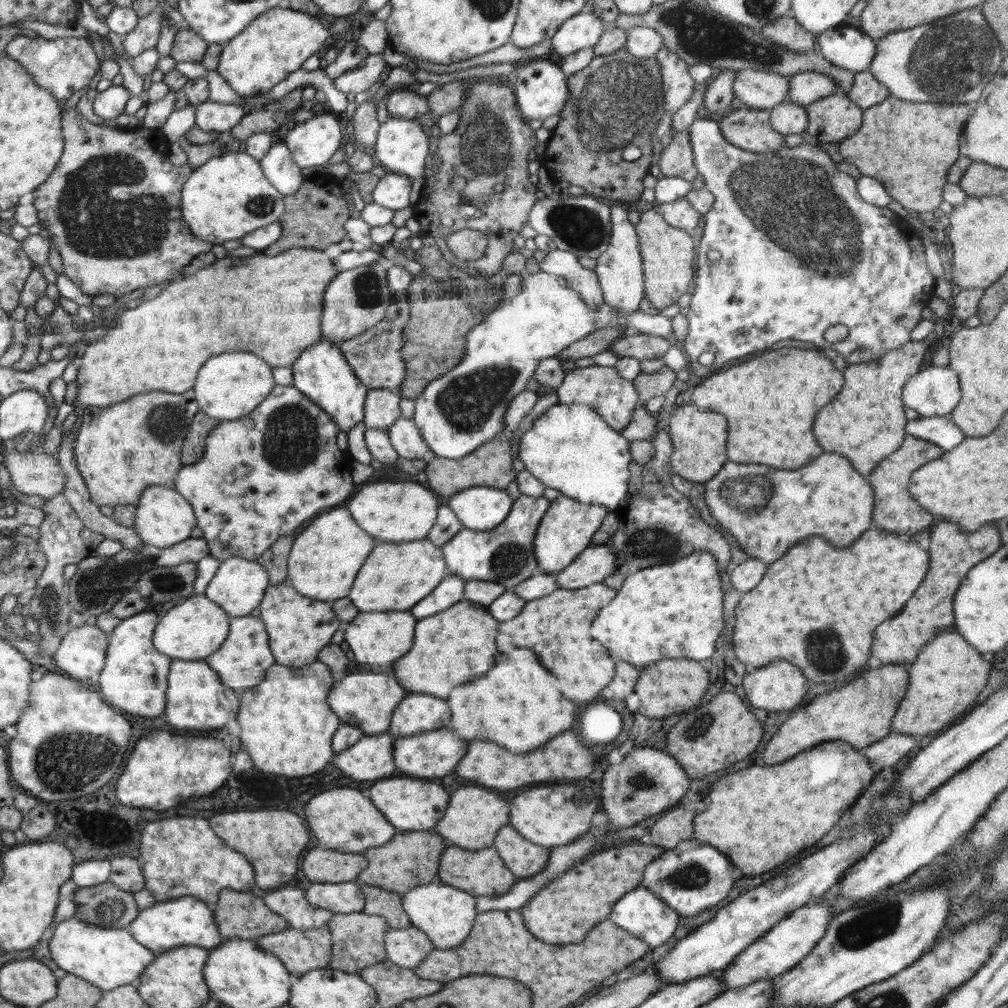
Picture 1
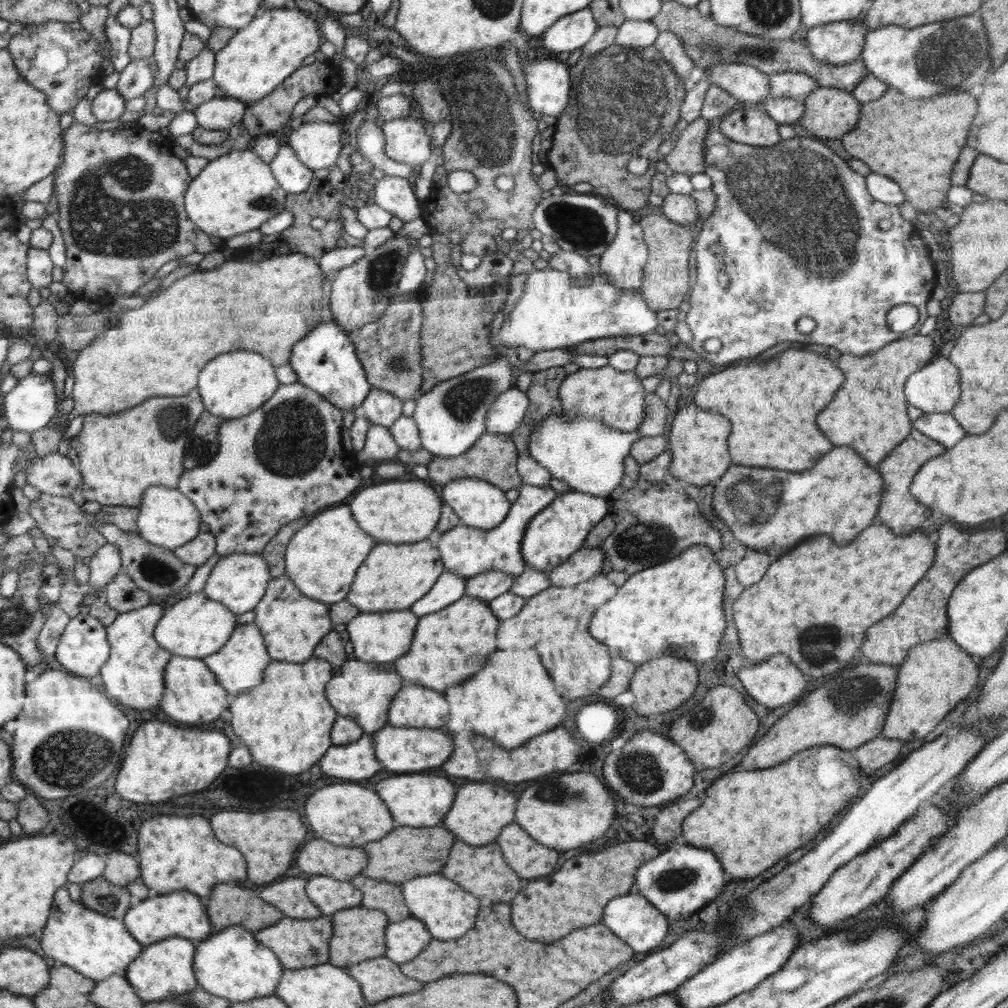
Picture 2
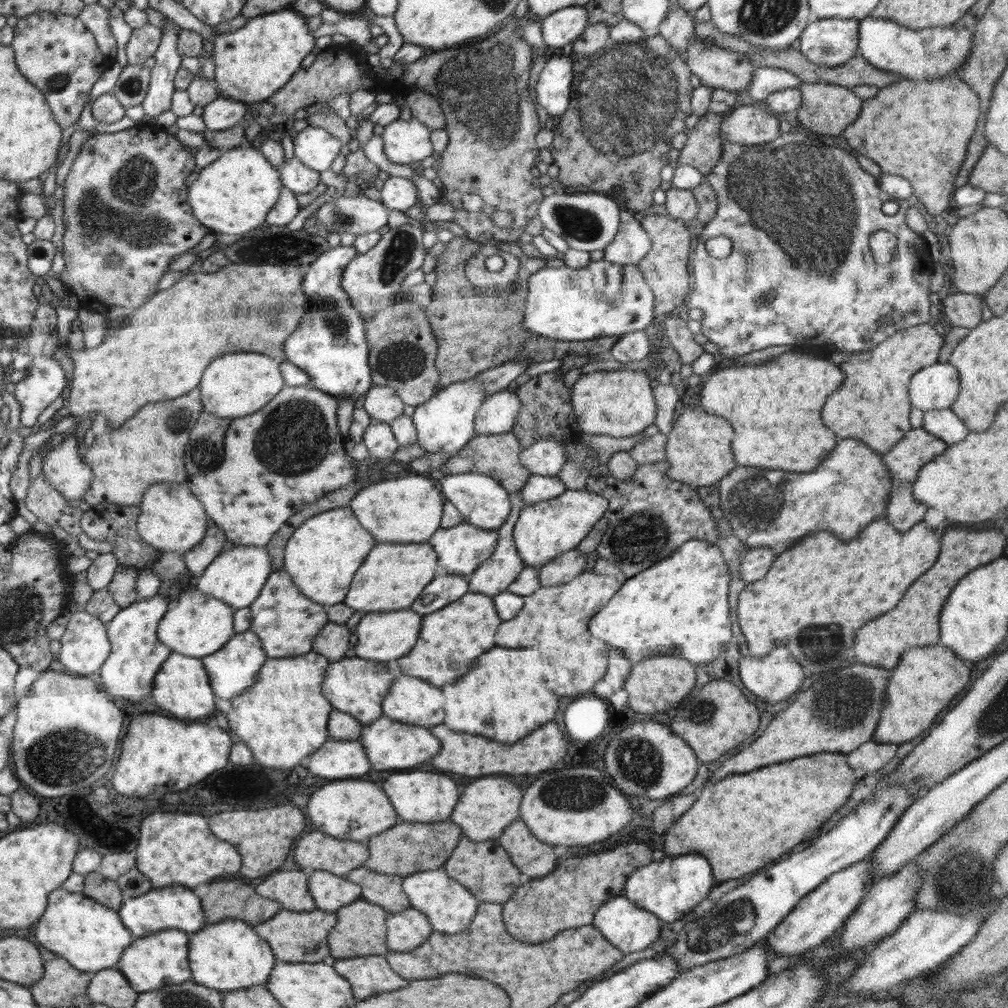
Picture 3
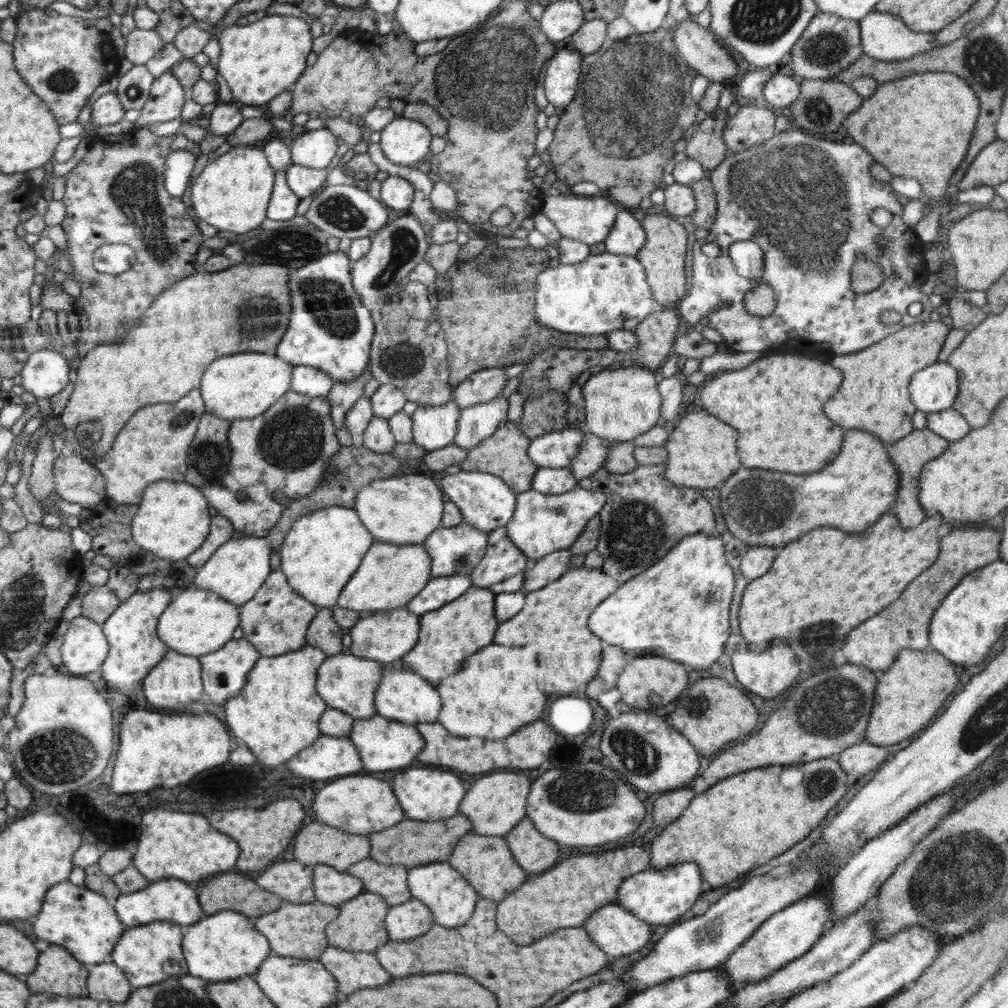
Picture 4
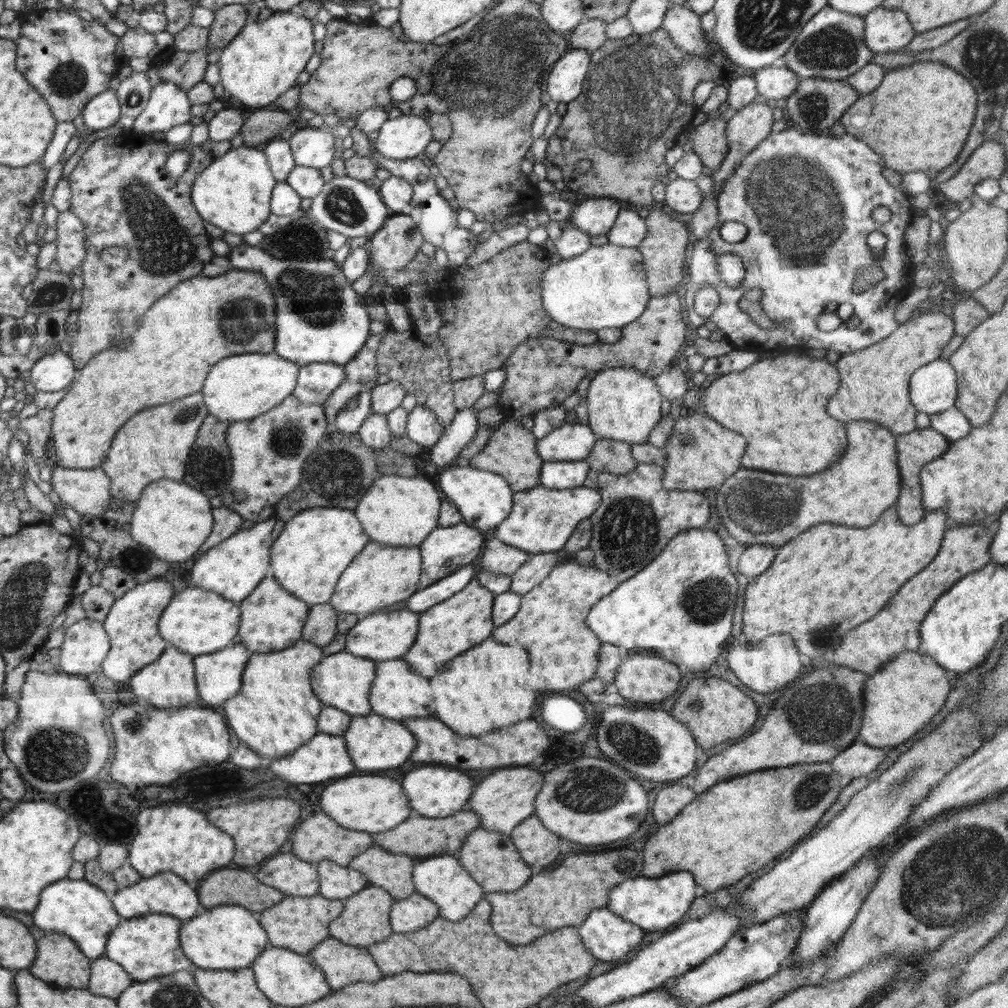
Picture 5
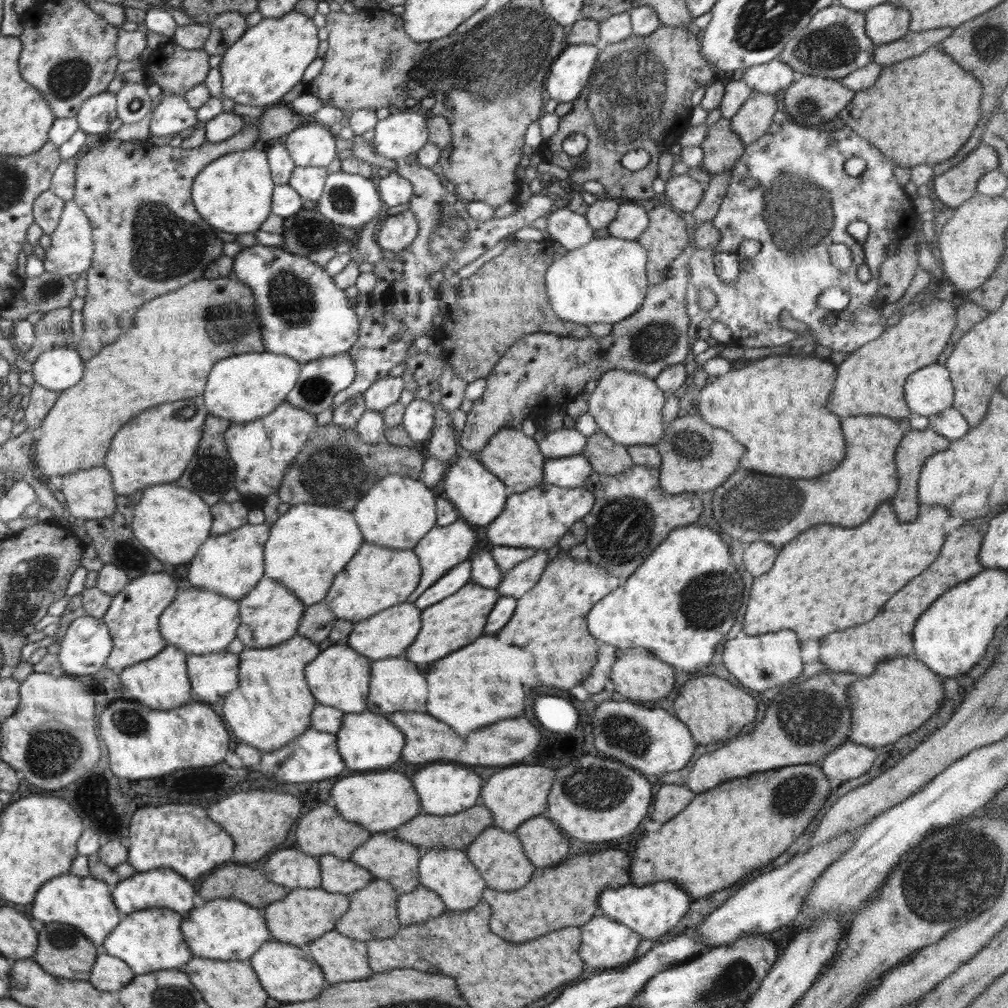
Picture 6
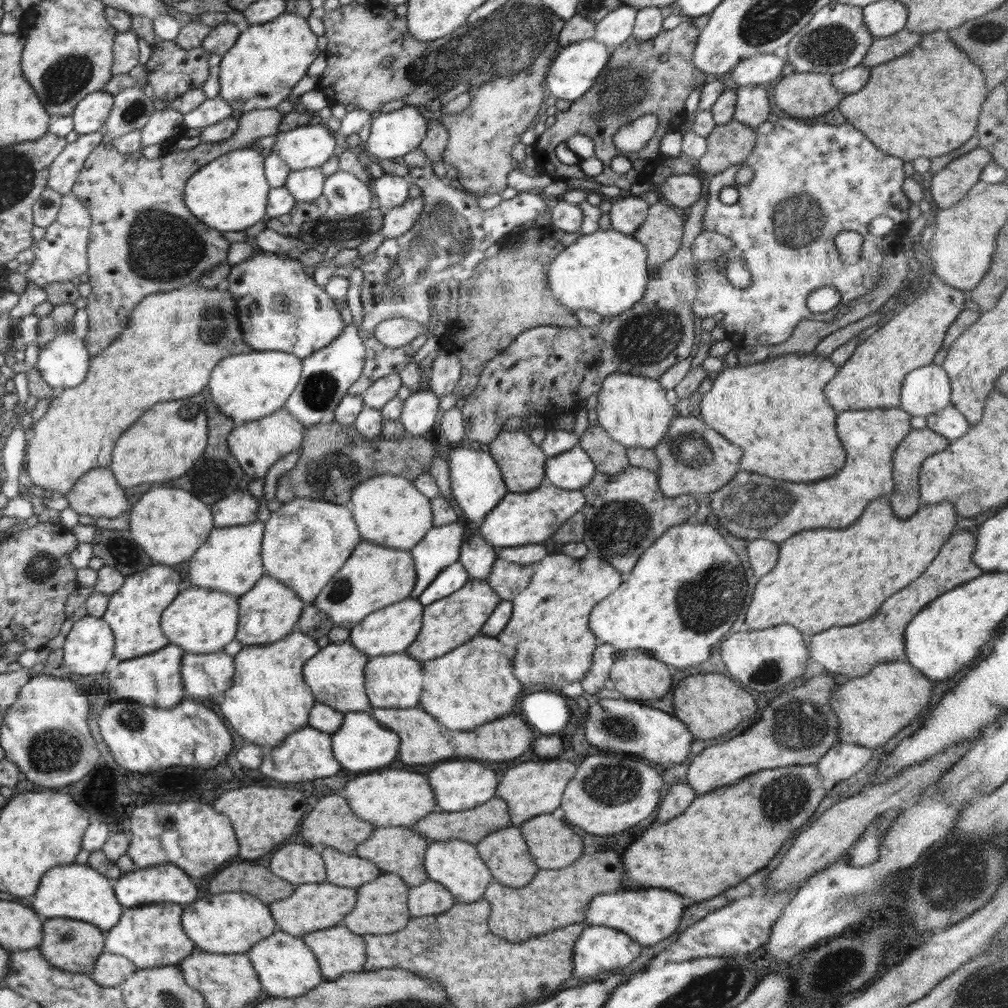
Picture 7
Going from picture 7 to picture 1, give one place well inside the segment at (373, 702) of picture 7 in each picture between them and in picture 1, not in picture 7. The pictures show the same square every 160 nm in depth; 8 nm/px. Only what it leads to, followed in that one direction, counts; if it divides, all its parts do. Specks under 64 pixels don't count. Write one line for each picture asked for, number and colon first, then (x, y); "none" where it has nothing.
1: (419, 712)
2: (412, 707)
3: (409, 700)
4: (402, 695)
5: (397, 692)
6: (396, 685)

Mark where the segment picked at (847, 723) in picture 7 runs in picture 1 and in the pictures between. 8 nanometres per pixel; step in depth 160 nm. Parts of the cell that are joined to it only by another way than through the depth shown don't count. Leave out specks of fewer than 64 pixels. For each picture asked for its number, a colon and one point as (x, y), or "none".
1: (948, 674)
2: (937, 676)
3: (927, 679)
4: (908, 695)
5: (900, 699)
6: (902, 694)

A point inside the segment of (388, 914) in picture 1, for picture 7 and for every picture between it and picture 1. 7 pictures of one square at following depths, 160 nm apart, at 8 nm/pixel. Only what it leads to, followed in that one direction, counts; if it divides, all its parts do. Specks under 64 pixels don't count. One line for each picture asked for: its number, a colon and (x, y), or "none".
2: (377, 895)
3: (385, 890)
4: (389, 881)
5: (393, 872)
6: (388, 858)
7: (400, 850)

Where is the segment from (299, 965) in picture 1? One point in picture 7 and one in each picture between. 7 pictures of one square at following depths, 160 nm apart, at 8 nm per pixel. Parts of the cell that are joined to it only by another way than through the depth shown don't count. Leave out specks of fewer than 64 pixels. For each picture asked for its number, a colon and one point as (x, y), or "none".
2: (299, 944)
3: (294, 936)
4: (295, 930)
5: (299, 924)
6: (305, 914)
7: (314, 906)

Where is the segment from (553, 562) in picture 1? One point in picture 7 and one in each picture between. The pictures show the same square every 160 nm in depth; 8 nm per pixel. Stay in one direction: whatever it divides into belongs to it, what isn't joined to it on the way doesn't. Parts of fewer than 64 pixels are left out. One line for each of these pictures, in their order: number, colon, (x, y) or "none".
2: (559, 530)
3: (544, 530)
4: (541, 524)
5: (542, 519)
6: (538, 518)
7: (531, 517)

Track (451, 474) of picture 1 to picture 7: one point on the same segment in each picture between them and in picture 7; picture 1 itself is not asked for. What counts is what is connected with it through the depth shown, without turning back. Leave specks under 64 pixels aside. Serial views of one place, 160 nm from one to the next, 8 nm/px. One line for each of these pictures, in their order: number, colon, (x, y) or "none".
2: (493, 457)
3: (497, 455)
4: (504, 453)
5: (510, 451)
6: (515, 458)
7: (522, 464)

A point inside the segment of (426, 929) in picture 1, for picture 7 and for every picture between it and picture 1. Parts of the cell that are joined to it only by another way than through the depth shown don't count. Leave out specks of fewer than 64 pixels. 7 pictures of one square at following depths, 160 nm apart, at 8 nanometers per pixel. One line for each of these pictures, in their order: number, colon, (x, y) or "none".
2: (448, 911)
3: (450, 907)
4: (451, 899)
5: (442, 878)
6: (449, 872)
7: (454, 863)

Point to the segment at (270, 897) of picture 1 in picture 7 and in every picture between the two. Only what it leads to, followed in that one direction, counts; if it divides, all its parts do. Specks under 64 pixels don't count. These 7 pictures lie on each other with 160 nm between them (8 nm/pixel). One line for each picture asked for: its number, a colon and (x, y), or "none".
2: (289, 895)
3: (291, 888)
4: (294, 881)
5: (294, 876)
6: (293, 869)
7: (300, 864)

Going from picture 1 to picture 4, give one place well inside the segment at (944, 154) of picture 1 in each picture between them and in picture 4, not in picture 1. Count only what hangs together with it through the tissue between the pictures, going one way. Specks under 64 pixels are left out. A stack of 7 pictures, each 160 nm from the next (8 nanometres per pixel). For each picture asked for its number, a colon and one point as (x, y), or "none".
2: (915, 142)
3: (924, 139)
4: (934, 114)

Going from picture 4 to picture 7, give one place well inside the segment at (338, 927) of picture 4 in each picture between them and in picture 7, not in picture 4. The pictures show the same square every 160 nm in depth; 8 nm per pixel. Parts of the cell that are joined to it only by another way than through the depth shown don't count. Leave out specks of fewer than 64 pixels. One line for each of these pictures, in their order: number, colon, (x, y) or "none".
5: (364, 920)
6: (372, 913)
7: (381, 907)

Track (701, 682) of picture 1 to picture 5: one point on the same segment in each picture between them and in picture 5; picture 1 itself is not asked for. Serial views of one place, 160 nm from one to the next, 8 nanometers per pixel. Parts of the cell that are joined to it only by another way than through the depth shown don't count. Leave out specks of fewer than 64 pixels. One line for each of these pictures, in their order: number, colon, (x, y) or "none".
2: (661, 685)
3: (656, 685)
4: (651, 682)
5: (644, 678)

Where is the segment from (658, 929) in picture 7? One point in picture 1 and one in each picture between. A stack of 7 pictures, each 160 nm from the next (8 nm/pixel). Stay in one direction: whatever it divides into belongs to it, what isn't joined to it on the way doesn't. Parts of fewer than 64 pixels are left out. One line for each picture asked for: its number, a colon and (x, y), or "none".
1: (692, 877)
2: (680, 881)
3: (669, 888)
4: (661, 896)
5: (653, 904)
6: (651, 911)

